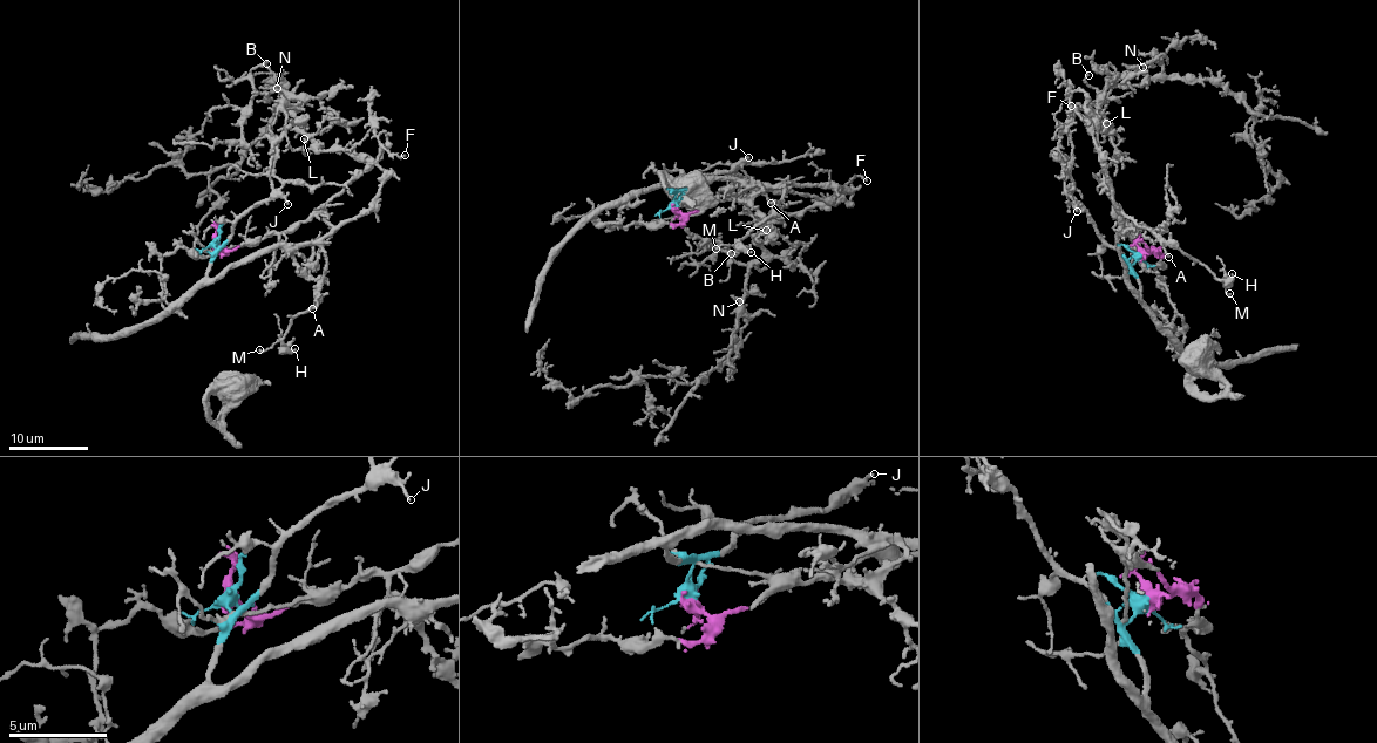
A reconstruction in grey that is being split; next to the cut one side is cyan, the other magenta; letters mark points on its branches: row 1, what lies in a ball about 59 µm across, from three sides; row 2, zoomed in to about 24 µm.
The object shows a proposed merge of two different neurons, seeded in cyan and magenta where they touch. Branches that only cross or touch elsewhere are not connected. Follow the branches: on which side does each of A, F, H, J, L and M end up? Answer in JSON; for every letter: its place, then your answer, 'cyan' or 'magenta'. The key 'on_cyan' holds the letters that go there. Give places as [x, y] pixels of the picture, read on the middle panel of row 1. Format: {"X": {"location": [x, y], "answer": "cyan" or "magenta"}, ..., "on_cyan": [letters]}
{"A": {"location": [771, 203], "answer": "cyan"}, "F": {"location": [867, 181], "answer": "cyan"}, "H": {"location": [751, 252], "answer": "cyan"}, "J": {"location": [748, 157], "answer": "cyan"}, "L": {"location": [766, 230], "answer": "magenta"}, "M": {"location": [716, 249], "answer": "cyan"}, "on_cyan": ["A", "F", "H", "J", "M"]}

